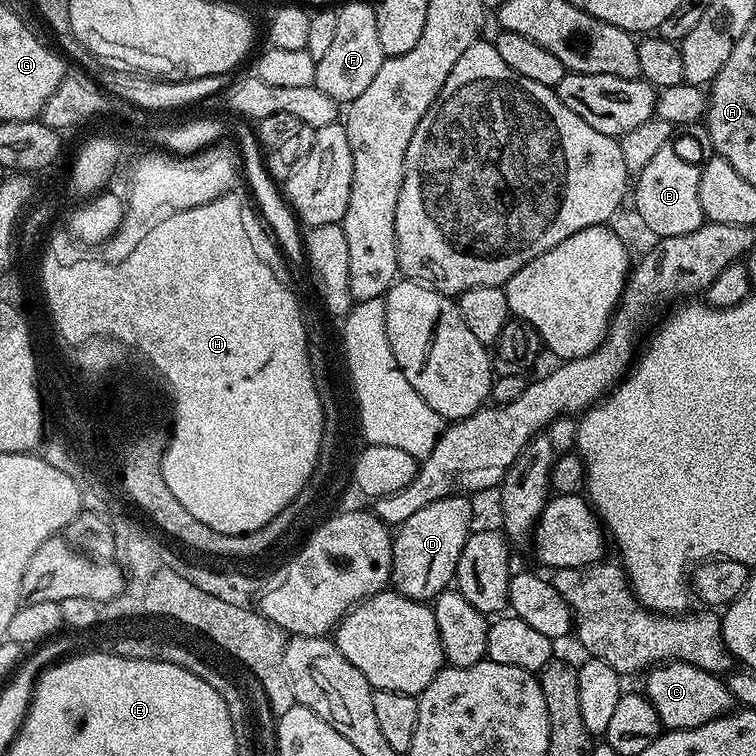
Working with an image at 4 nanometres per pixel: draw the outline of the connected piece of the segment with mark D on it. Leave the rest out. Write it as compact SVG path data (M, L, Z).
M467 495L447 496L438 498L438 502L430 502L417 510L406 522L402 522L392 537L392 579L391 587L400 595L411 600L425 602L435 601L437 596L449 591L450 585L456 578L456 567L462 546L466 542L472 520L472 504Z

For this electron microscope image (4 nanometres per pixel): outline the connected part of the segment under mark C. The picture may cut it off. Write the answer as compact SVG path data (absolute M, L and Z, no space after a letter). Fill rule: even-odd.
M669 660L666 664L647 669L644 678L643 695L654 706L665 729L706 726L706 722L727 716L733 711L734 701L727 683L717 673L707 672L693 664Z

